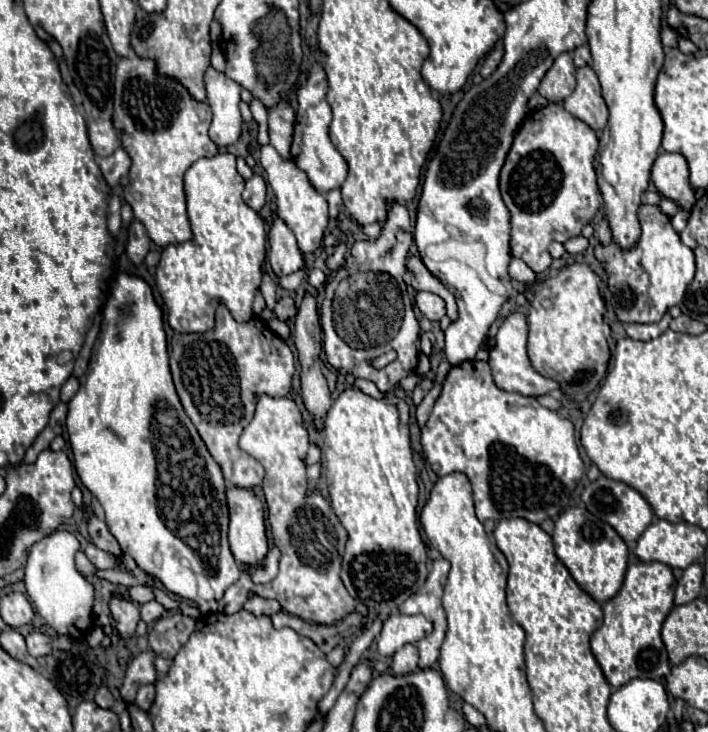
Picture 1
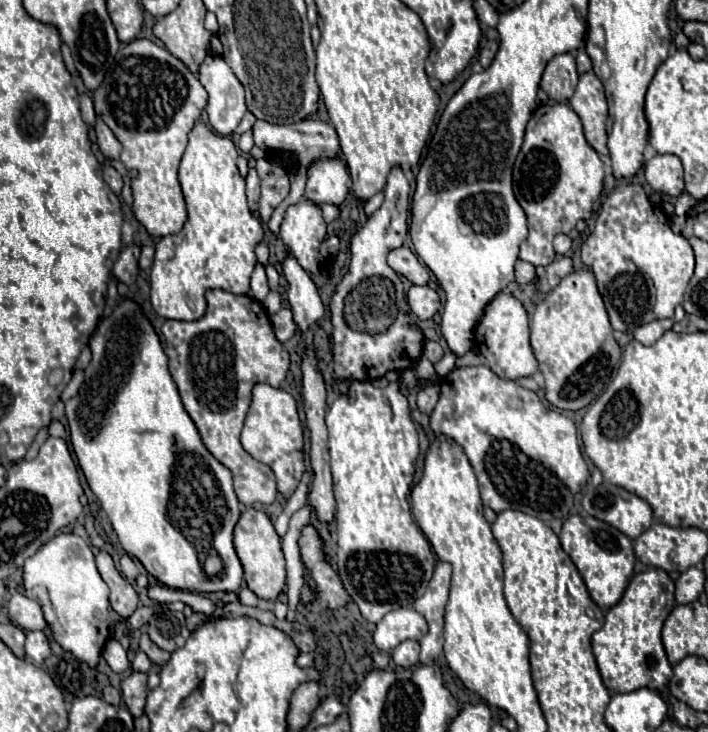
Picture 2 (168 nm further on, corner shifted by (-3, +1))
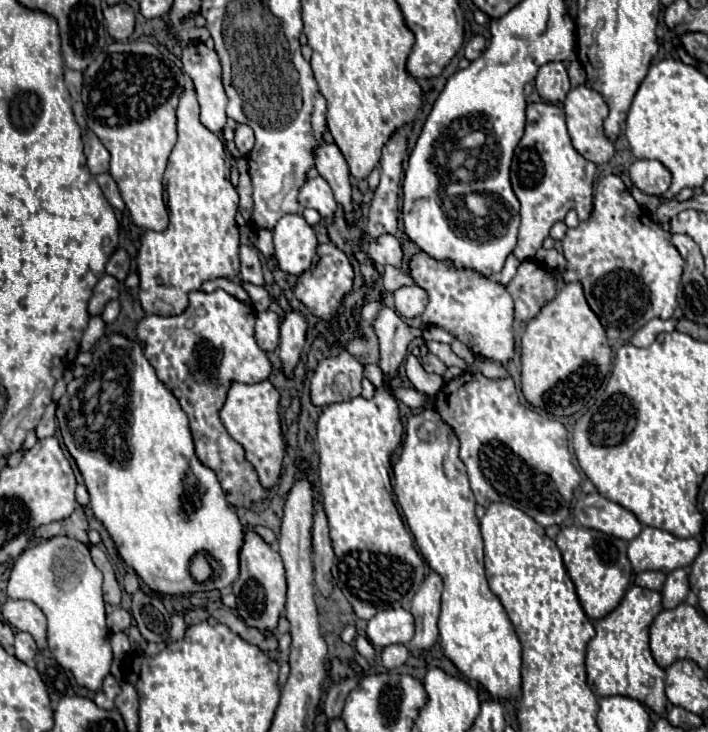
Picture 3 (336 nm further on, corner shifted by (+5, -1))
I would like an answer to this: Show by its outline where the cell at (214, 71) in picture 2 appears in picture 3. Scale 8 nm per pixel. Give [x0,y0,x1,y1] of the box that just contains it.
[182,44,228,132]

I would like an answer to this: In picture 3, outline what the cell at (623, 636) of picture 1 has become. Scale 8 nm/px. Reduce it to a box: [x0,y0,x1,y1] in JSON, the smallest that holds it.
[586,584,666,712]

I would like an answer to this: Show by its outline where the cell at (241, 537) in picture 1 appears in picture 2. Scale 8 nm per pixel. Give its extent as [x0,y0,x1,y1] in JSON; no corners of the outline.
[234,508,286,602]

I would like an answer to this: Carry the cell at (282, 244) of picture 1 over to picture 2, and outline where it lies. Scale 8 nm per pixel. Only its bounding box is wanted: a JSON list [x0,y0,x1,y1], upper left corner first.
[282,254,324,332]

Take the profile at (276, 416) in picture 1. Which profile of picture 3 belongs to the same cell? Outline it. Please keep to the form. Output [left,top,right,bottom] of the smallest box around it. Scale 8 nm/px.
[220,380,286,488]

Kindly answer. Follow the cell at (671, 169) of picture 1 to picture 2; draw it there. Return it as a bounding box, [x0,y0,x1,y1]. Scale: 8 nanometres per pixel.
[644,156,684,198]

